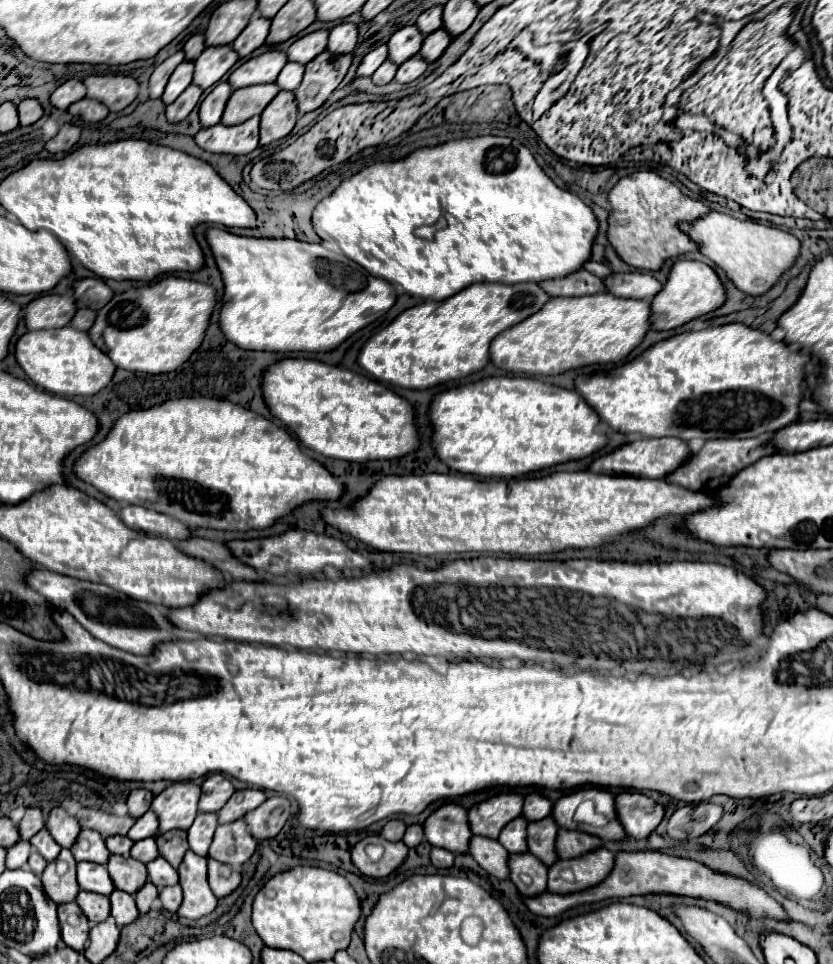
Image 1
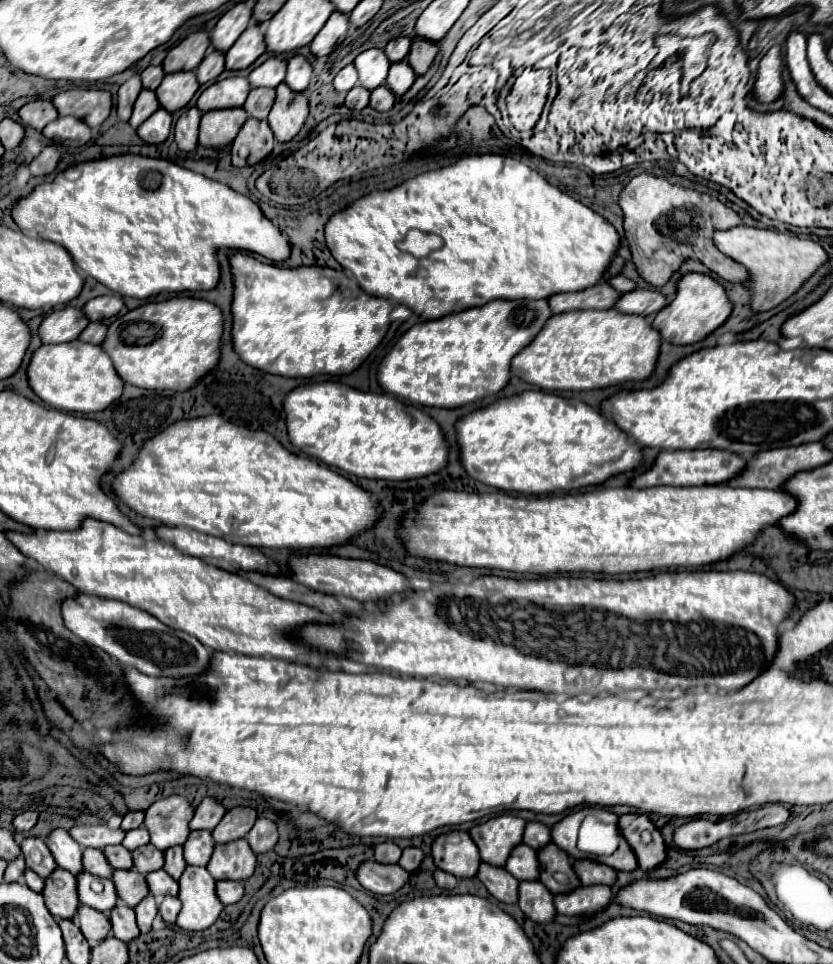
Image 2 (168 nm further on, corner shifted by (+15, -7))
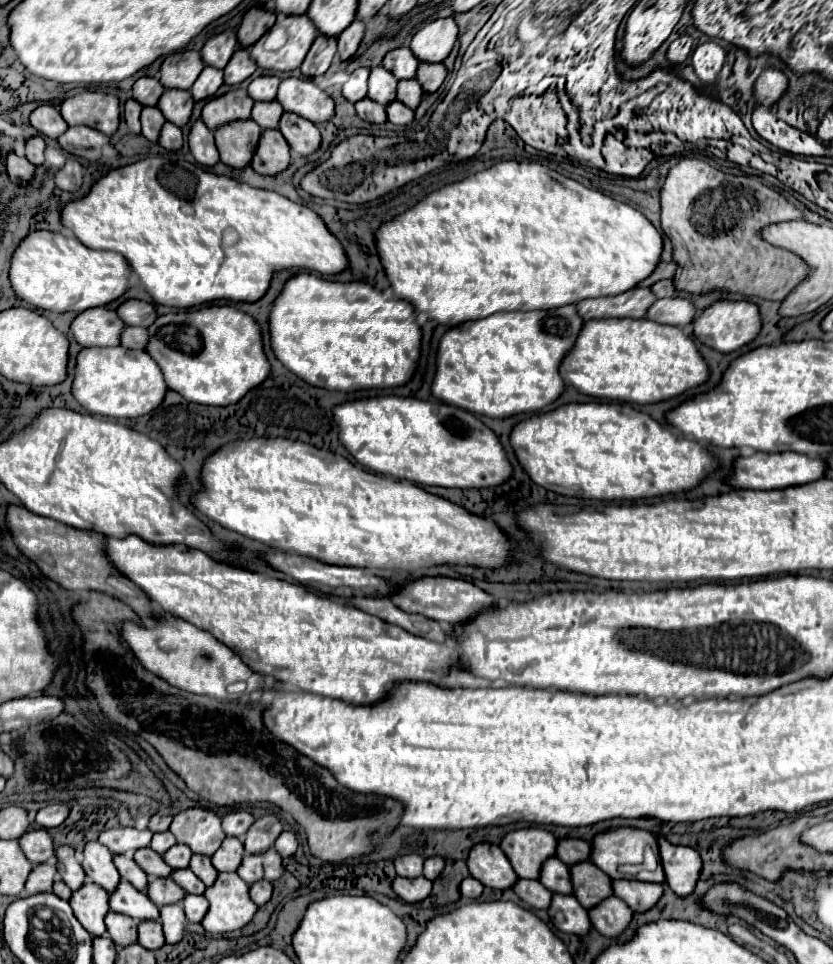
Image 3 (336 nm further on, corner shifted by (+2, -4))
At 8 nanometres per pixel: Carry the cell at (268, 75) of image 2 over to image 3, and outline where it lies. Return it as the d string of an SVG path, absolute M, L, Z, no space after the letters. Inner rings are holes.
M258 76L256 80L250 82L248 96L254 102L270 102L276 98L278 84L280 84L280 80L276 76Z

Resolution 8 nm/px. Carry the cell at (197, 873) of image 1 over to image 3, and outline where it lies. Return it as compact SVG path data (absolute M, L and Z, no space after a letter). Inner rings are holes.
M220 872L216 884L206 888L204 896L210 902L210 910L204 916L202 926L210 934L240 930L258 912L258 906L250 900L250 884L236 872Z

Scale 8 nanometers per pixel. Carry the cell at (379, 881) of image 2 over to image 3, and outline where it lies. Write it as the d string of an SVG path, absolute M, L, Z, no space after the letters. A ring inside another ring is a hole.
M398 876L398 878L394 880L392 888L394 888L394 892L396 892L402 900L414 904L414 902L422 902L422 900L426 900L426 898L430 896L430 892L432 892L432 882L426 880L424 876L412 878L412 880Z

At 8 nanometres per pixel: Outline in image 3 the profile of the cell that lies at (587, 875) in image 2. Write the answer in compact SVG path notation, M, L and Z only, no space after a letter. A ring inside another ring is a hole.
M614 880L614 894L622 898L634 912L648 912L658 904L658 900L664 894L664 888L660 884L648 884L638 880Z

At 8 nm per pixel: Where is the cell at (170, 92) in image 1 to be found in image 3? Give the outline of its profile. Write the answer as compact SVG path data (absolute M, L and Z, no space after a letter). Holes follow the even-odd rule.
M144 108L142 110L142 136L150 142L158 142L158 136L160 136L160 130L164 126L164 118L162 118L162 112L158 108Z

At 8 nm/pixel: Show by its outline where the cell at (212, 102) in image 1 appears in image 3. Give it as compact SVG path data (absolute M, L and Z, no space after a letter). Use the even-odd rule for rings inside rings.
M198 120L188 136L188 146L190 152L194 156L194 160L202 166L214 166L218 162L218 150L214 144L214 132L202 122Z

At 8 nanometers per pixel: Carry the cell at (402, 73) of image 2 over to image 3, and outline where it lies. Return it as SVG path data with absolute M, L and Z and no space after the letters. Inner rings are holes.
M416 80L398 82L398 100L402 104L406 104L408 108L416 110L420 106L420 102L422 102L422 94L424 94L424 90L418 86Z

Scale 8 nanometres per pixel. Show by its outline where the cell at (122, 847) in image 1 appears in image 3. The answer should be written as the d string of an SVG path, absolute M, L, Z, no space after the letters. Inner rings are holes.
M142 848L134 854L134 862L152 878L168 878L172 874L172 866L168 866L164 862L162 856L158 856L154 850L150 848Z

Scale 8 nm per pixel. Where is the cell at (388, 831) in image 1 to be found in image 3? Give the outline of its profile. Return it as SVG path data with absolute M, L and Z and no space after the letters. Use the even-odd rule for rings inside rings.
M408 854L402 858L396 858L394 862L398 876L402 878L418 878L422 876L422 866L424 866L424 858L418 854Z

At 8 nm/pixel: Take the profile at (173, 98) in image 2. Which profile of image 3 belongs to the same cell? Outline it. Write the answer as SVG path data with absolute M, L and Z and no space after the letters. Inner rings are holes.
M164 90L162 98L158 102L158 108L168 122L182 128L188 124L190 116L192 116L194 100L190 98L190 92L186 92L186 90Z

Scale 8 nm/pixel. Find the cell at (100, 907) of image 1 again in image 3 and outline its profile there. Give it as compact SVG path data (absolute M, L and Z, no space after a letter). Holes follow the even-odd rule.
M108 912L106 928L108 928L108 936L114 940L118 948L130 946L138 940L138 922L134 922L134 918L126 914Z

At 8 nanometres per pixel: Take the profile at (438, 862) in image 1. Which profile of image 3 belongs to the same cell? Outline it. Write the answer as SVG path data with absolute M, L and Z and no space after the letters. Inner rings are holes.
M468 876L468 878L462 880L460 892L462 892L462 896L466 896L466 898L478 898L478 896L482 896L482 892L484 892L484 884L478 882L476 878Z

